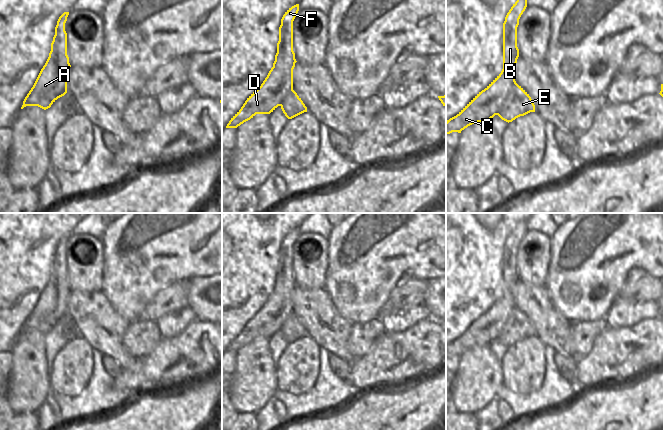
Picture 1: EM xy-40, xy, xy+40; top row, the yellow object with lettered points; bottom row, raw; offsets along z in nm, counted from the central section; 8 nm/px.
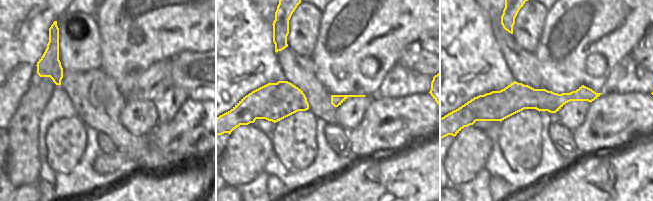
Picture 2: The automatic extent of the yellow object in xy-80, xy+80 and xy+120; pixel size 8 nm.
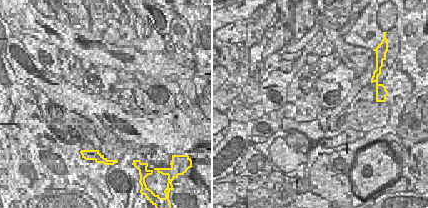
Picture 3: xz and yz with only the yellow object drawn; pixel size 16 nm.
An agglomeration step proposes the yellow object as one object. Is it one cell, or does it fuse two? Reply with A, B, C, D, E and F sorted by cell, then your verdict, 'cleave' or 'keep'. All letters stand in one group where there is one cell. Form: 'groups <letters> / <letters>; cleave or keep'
groups A B C D F / E; cleave

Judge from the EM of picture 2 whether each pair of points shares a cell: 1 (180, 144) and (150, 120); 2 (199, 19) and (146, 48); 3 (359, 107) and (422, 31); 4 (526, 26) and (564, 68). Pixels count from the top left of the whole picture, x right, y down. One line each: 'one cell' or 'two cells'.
1: two cells
2: one cell
3: two cells
4: two cells

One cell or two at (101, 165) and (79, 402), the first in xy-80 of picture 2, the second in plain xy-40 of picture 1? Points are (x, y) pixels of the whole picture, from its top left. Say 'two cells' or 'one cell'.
two cells

